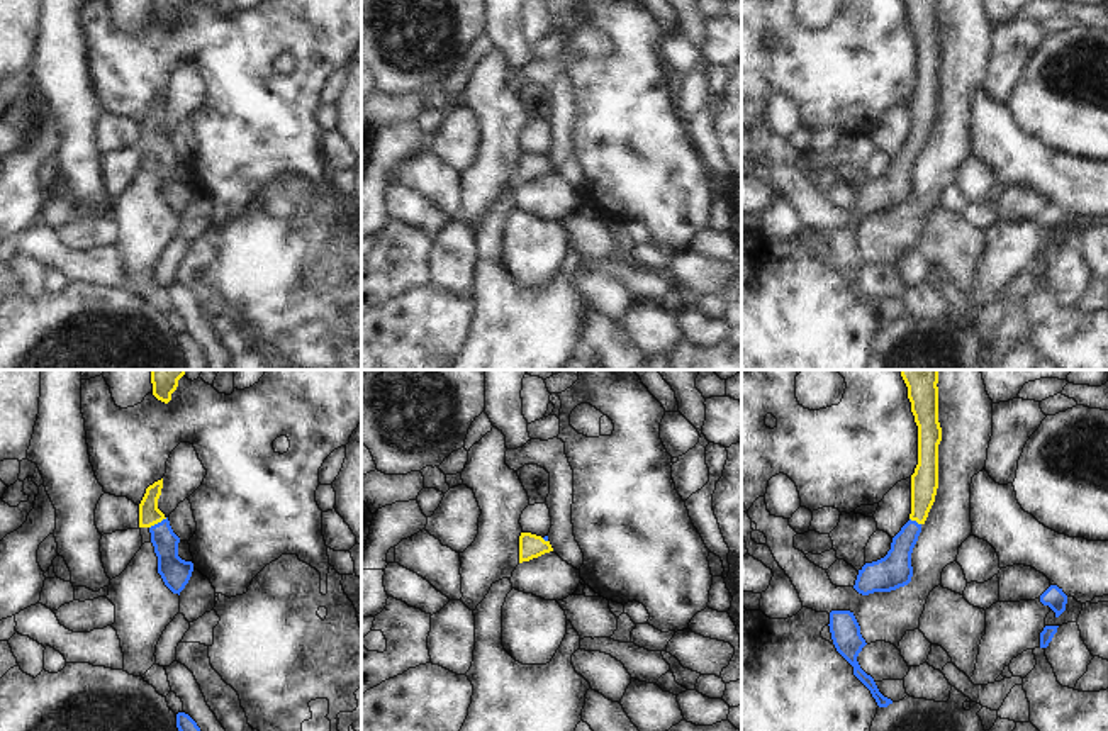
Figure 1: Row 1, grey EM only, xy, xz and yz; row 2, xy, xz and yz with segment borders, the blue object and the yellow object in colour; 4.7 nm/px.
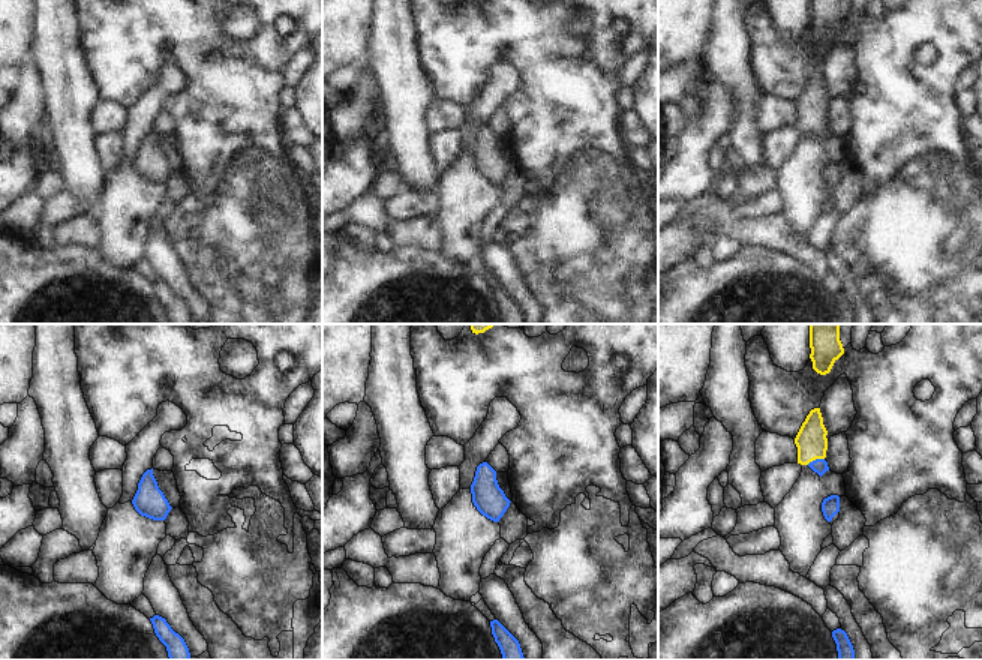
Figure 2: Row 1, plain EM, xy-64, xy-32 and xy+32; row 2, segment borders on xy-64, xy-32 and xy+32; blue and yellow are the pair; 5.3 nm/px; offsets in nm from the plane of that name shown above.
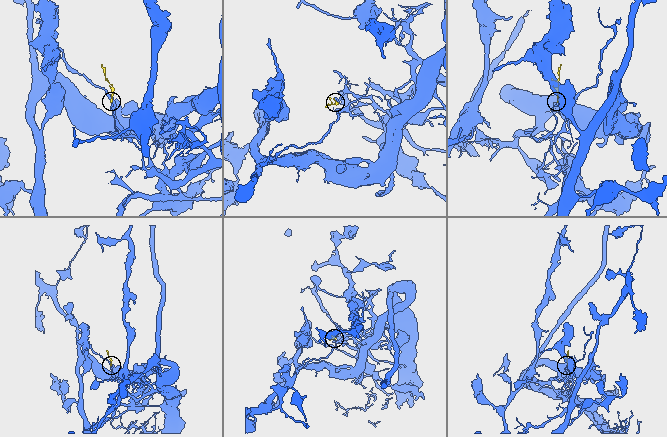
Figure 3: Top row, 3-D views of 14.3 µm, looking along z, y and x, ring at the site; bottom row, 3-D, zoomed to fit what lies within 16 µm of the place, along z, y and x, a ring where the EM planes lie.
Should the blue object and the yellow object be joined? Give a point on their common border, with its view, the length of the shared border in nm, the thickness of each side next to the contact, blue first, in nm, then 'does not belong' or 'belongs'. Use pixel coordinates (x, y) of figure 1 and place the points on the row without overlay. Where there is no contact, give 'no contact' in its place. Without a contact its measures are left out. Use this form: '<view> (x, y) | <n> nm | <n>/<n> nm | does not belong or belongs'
xy (158, 143) | 100 nm | 140/100 nm | belongs

